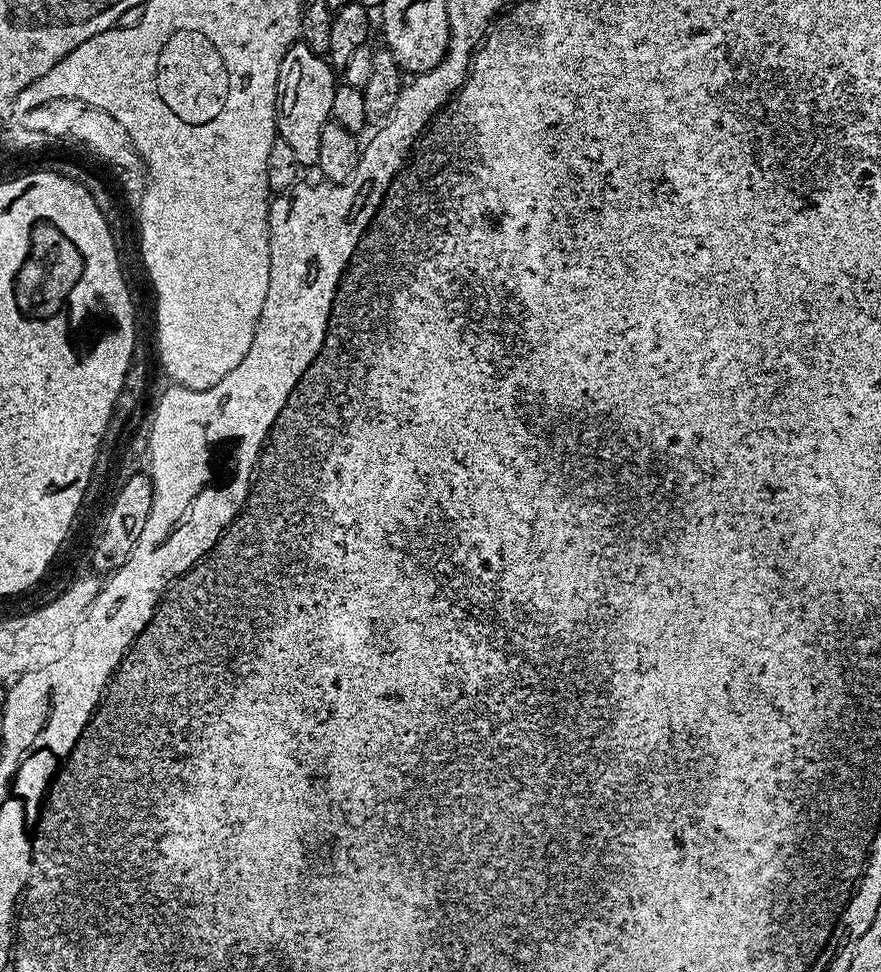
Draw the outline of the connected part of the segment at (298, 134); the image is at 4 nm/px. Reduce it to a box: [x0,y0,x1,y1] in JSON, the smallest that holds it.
[276,42,337,169]

